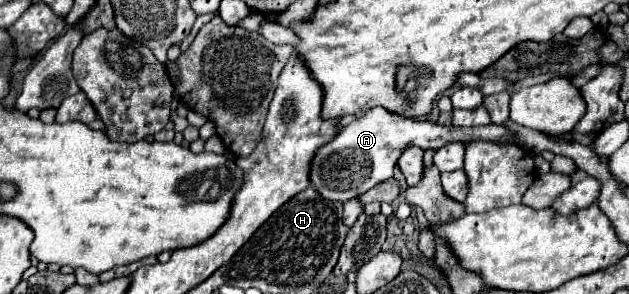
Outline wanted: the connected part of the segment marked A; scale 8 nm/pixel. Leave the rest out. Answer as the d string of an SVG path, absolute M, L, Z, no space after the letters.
M373 107L359 119L351 121L347 127L337 133L331 143L321 147L313 161L309 179L315 191L329 201L349 201L361 197L375 185L381 185L393 177L393 165L401 157L401 153L417 145L421 149L439 149L449 141L493 141L493 143L517 143L513 133L503 125L485 125L485 127L441 127L431 121L417 121L417 119L399 119L399 115L385 111L383 107Z

